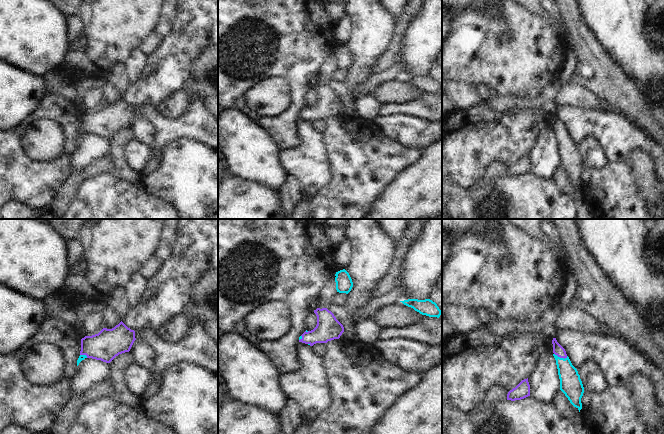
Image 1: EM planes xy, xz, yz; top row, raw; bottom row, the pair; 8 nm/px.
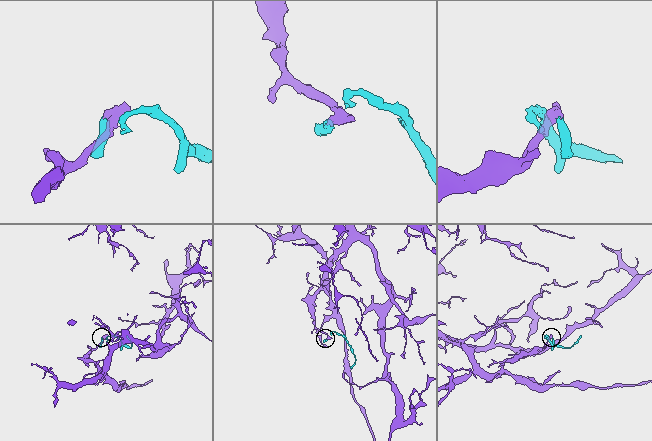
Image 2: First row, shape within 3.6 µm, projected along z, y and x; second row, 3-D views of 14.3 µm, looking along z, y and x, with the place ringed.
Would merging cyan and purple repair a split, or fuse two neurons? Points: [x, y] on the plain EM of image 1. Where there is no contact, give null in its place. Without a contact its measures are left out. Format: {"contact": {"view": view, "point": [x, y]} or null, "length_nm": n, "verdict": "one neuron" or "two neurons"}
{"contact": {"view": "yz", "point": [561, 134]}, "length_nm": 120, "verdict": "one neuron"}

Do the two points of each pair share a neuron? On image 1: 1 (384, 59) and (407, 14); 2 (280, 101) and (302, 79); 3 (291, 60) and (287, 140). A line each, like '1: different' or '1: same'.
1: same
2: different
3: same

